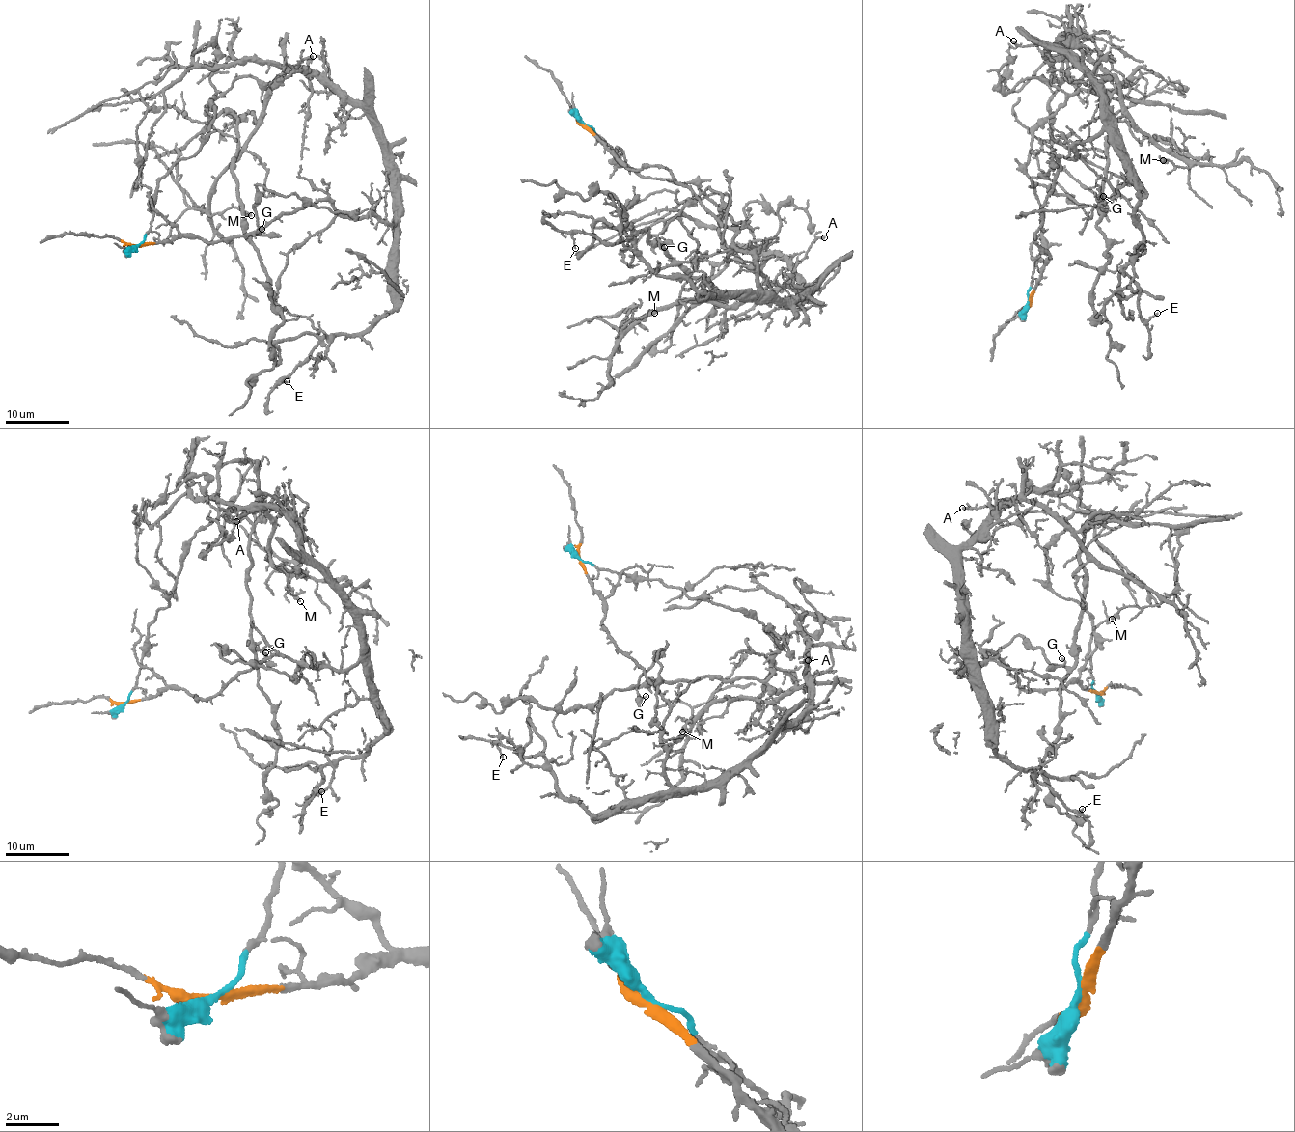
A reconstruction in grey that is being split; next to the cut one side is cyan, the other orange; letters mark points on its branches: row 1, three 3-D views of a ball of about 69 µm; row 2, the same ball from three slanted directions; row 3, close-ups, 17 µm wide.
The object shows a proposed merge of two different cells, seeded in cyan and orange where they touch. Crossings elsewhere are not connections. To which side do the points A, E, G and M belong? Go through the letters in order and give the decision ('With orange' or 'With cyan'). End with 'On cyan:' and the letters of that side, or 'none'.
A: With orange
E: With orange
G: With cyan
M: With orange
On cyan: G

